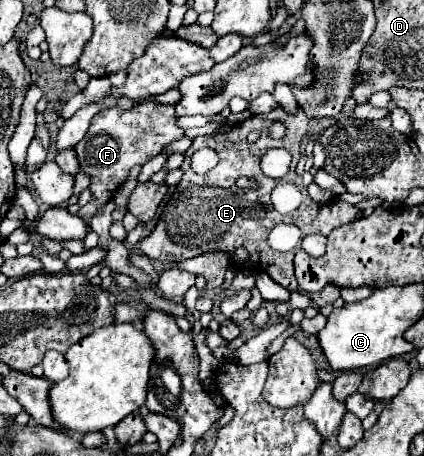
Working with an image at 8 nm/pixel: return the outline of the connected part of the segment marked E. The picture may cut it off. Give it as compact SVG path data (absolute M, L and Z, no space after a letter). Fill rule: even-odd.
M281 104L271 110L269 114L263 116L251 116L247 120L243 120L241 124L235 124L231 130L227 132L217 132L211 136L197 136L193 138L193 144L189 148L189 156L199 150L199 148L213 148L219 154L219 164L203 174L197 176L185 156L185 162L181 166L183 170L183 178L179 180L179 184L167 194L165 198L165 206L161 216L157 218L157 224L153 228L153 232L143 238L139 242L139 248L145 256L153 258L153 260L185 260L185 258L195 258L201 254L207 254L211 250L225 250L225 254L229 254L229 260L235 260L235 250L237 248L245 248L249 252L249 264L243 268L249 270L265 270L277 284L285 286L285 288L297 288L297 280L293 274L293 254L291 252L275 252L269 244L267 244L267 236L271 232L271 228L279 222L289 222L295 224L303 230L303 234L329 234L333 228L343 226L347 222L353 222L357 216L361 216L361 210L357 210L353 204L341 202L339 198L329 200L329 204L317 204L313 202L309 196L305 196L305 202L289 216L281 216L271 202L271 190L281 182L281 180L271 180L267 178L261 170L259 170L259 152L265 148L285 148L291 152L293 162L291 162L291 170L287 176L283 176L283 182L295 182L299 184L301 180L295 174L295 166L301 158L299 154L299 144L301 138L307 134L307 124L309 118L305 112L301 112L301 108L297 108L297 112L287 112L281 108ZM273 120L281 120L287 126L287 136L281 140L271 140L267 138L267 126ZM251 132L261 132L259 140L249 144L247 136ZM241 176L249 176L253 182L257 182L255 188L239 188L237 186L237 178Z

